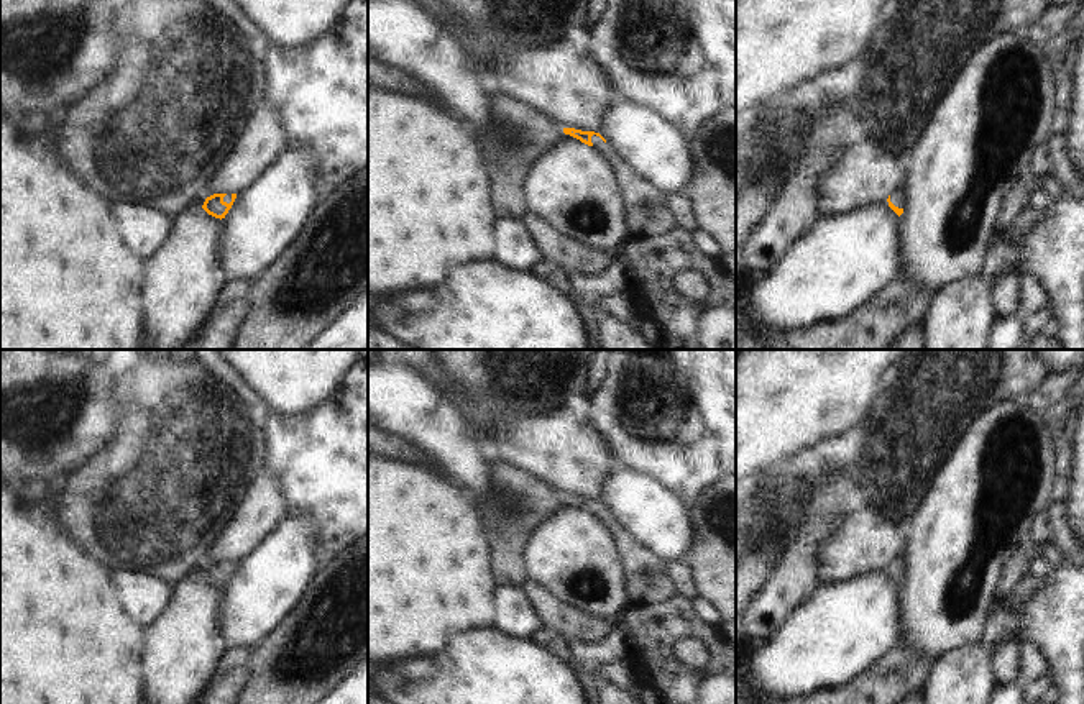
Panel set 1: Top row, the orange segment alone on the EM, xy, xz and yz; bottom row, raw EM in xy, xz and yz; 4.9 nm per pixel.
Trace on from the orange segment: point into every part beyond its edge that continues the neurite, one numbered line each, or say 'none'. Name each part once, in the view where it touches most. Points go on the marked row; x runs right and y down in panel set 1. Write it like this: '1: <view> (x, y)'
1: xz (646, 215)

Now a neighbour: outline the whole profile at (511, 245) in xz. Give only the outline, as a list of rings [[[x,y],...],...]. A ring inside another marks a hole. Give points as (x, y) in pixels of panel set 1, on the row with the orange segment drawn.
[[[496,220],[493,225],[491,258],[521,272],[542,261],[521,220]]]

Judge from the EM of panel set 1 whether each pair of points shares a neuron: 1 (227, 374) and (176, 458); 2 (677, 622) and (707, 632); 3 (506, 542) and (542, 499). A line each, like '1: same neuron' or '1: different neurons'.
1: different neurons
2: same neuron
3: same neuron

